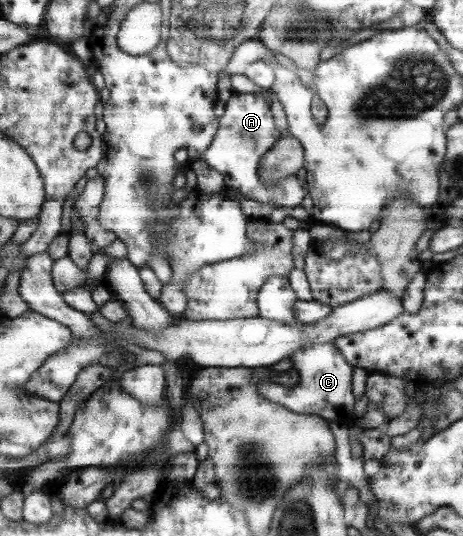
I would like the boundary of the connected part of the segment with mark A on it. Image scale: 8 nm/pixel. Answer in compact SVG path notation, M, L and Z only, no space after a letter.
M234 93L225 103L225 114L220 119L218 133L215 134L209 151L201 159L221 173L226 188L234 187L253 201L274 203L276 208L286 209L289 215L294 207L301 205L303 198L309 193L309 185L306 181L300 181L296 175L290 175L274 185L262 183L259 174L260 158L265 157L280 138L269 101L261 93Z

